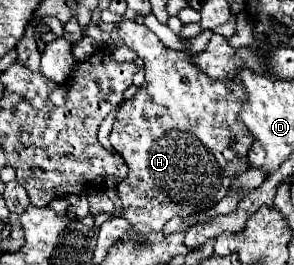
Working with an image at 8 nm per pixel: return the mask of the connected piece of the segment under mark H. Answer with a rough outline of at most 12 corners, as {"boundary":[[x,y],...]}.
{"boundary":[[145,24],[109,136],[137,234],[213,208],[247,170],[241,86]]}

